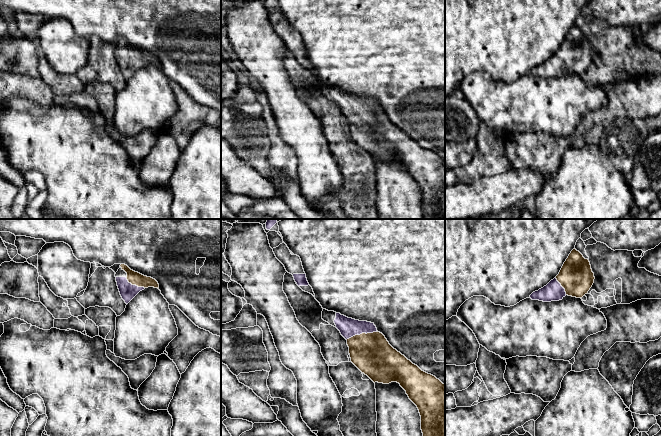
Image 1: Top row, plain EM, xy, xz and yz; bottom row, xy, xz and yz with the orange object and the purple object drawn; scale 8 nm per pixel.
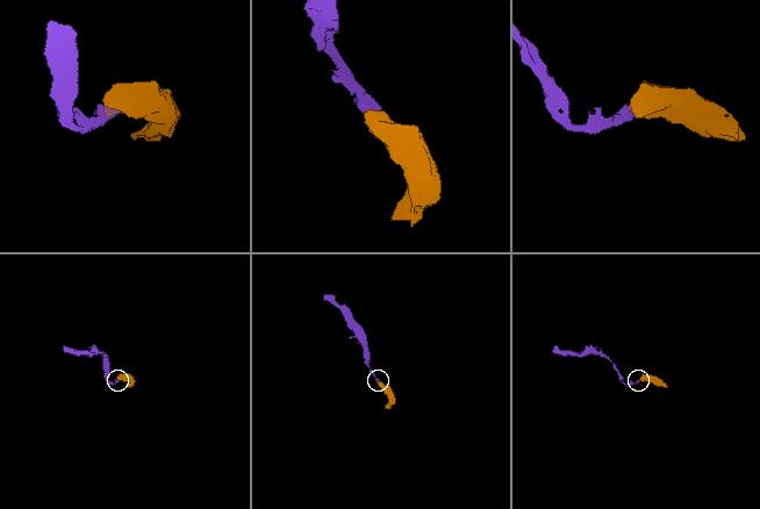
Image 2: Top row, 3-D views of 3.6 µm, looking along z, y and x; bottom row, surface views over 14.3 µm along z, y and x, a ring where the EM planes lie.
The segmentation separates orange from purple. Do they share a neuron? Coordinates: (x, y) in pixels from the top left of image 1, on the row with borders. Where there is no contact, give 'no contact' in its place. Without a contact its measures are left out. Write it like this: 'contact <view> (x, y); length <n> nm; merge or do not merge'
contact xz (361, 334); length 260 nm; merge

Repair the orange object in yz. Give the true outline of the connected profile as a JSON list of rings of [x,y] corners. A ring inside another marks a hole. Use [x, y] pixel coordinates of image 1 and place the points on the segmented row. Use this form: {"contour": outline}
{"contour": [[[574,248],[559,274],[546,286],[533,292],[530,298],[543,302],[559,301],[566,295],[582,298],[592,287],[594,279],[589,260]]]}

